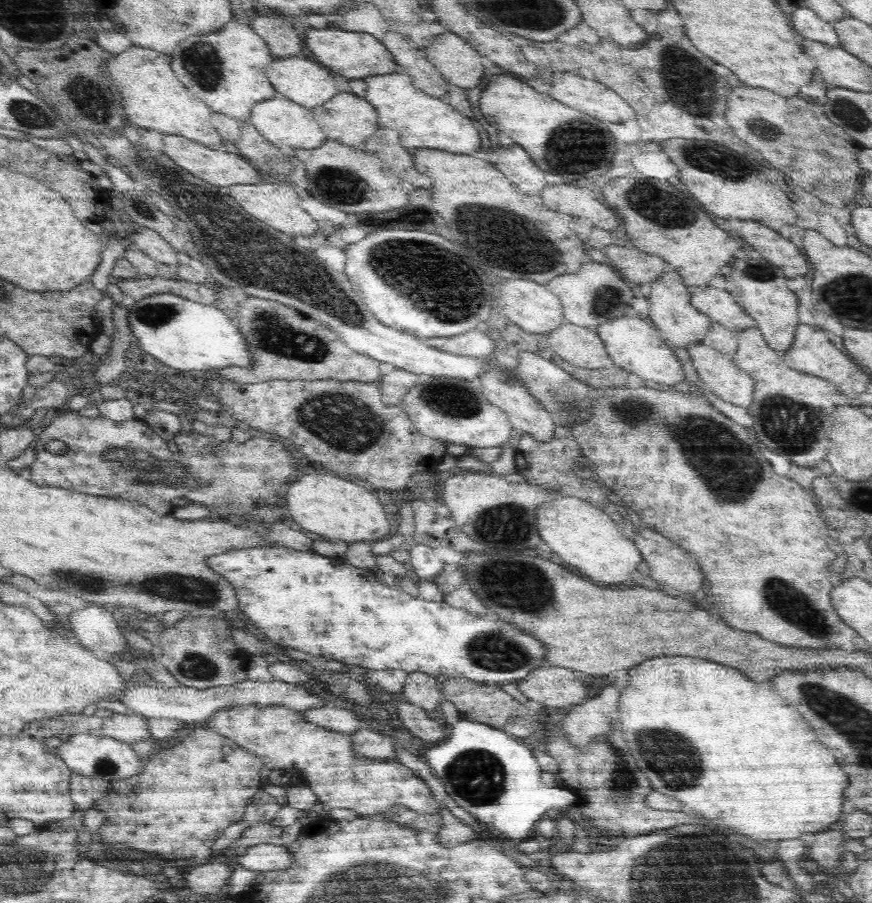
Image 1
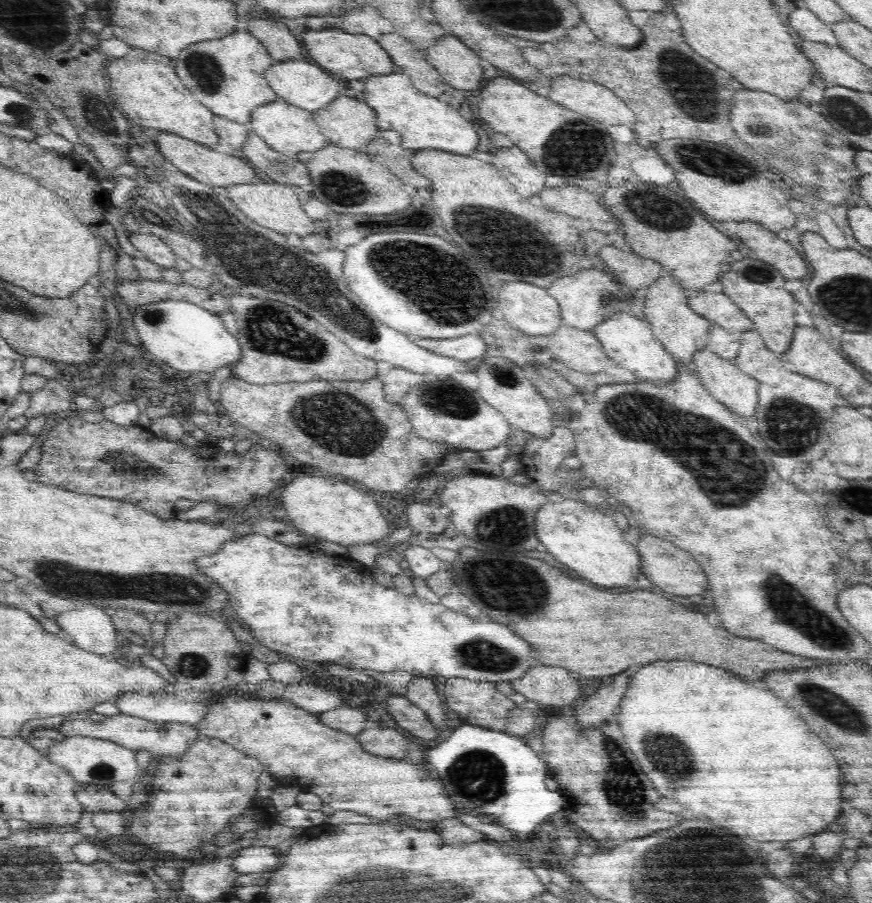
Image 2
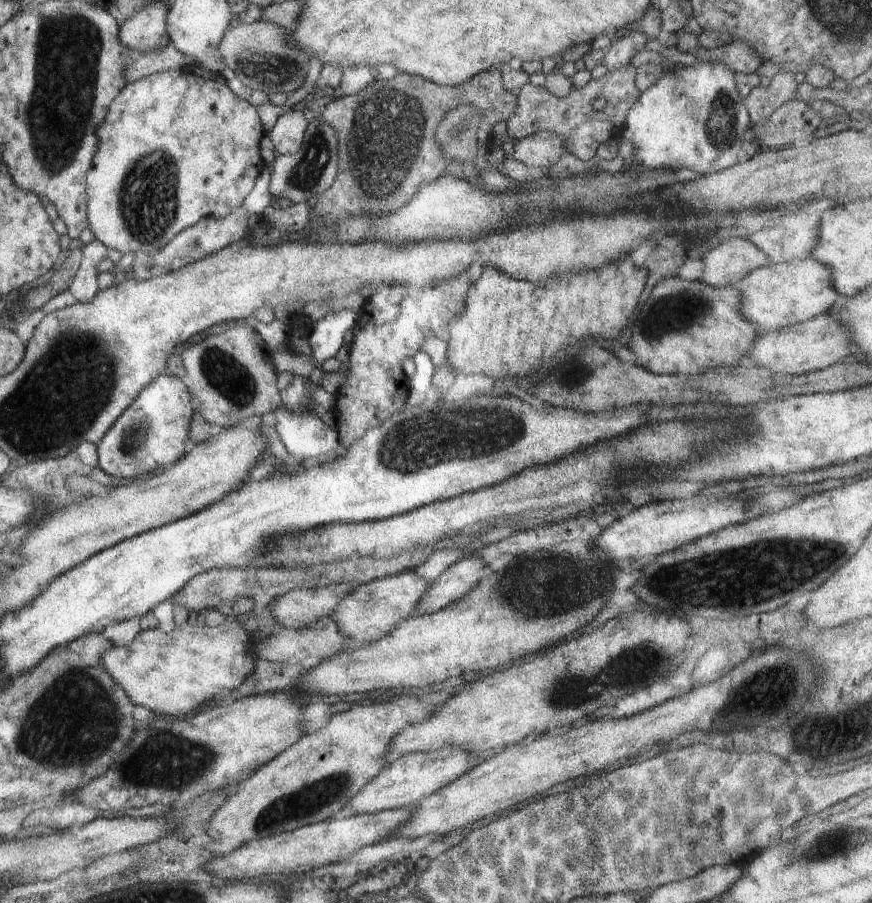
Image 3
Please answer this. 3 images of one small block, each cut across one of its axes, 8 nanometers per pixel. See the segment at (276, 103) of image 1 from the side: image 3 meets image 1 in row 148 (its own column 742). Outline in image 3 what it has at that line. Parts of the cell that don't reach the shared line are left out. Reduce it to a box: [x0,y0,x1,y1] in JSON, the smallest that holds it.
[738,257,841,333]

